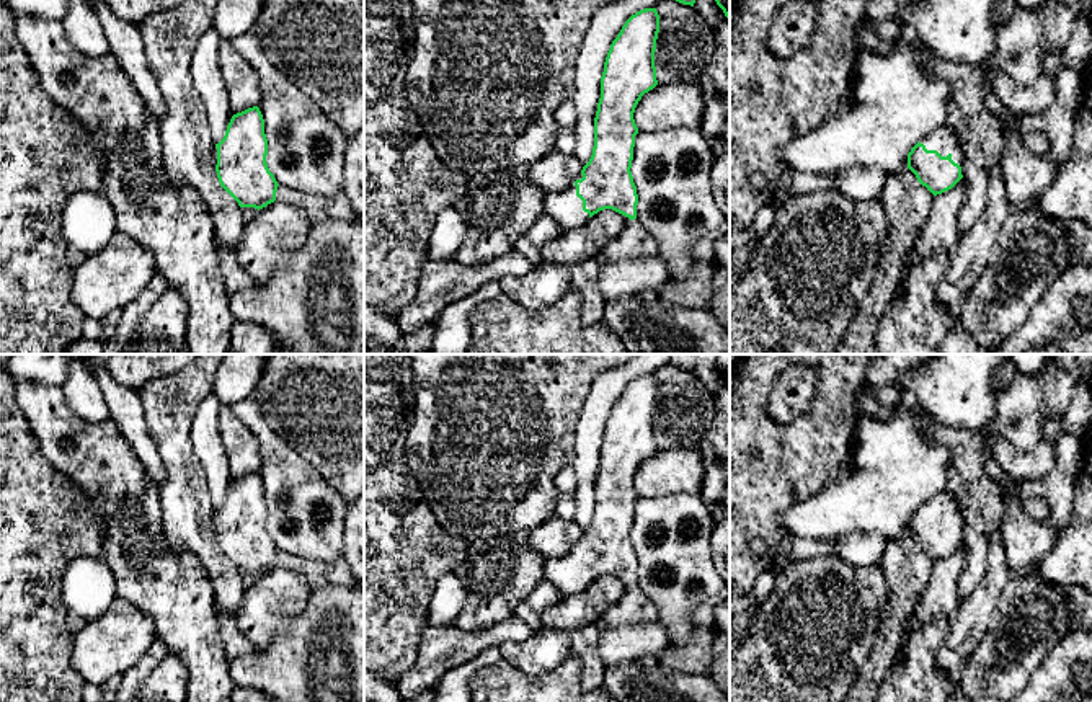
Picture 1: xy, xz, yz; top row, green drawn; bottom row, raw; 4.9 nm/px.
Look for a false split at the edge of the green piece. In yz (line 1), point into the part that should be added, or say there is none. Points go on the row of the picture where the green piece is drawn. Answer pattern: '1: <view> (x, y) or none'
1: yz (942, 139)

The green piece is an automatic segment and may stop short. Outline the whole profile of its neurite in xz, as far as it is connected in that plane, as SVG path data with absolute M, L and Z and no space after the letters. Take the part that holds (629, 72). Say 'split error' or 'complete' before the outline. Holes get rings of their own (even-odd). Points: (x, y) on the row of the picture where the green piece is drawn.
split error | M645 8L625 21L610 44L601 77L593 155L565 191L550 193L544 201L544 215L553 219L562 232L579 227L604 209L622 214L625 220L637 219L638 194L630 171L635 136L638 134L633 113L641 96L658 85L655 67L658 33L659 15L656 8Z

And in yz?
split error | M947 126L935 127L908 153L908 168L934 196L952 189L961 178L965 152L958 136Z

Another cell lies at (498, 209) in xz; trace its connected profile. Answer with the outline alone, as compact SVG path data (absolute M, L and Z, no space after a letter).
M508 170L478 173L468 178L467 189L455 202L455 211L465 222L467 232L454 260L460 264L485 264L513 251L516 242L526 235L544 215L547 193L529 180L516 180Z

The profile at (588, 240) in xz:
M612 209L599 211L579 227L547 242L540 248L540 256L566 266L597 258L604 247L624 230L625 222L624 215Z

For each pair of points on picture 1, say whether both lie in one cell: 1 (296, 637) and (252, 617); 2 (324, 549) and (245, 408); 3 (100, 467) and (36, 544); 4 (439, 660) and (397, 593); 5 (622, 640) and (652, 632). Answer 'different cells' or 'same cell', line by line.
1: different cells
2: same cell
3: different cells
4: different cells
5: same cell

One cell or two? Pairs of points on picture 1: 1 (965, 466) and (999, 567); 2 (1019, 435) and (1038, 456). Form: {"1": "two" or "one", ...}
{"1": "two", "2": "two"}

